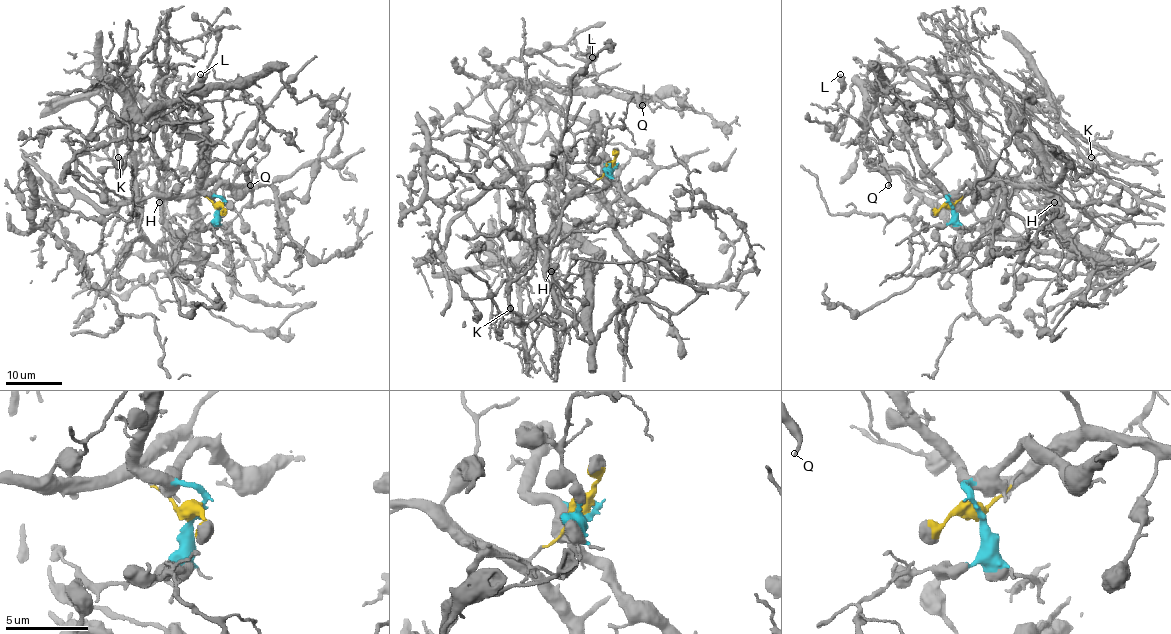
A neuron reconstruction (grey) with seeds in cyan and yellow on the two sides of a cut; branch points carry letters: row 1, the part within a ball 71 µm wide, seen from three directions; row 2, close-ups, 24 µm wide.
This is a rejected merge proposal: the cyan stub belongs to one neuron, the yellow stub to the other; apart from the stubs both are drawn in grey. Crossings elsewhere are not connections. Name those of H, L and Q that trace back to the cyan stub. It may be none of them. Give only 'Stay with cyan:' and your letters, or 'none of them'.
Stay with cyan: L, Q

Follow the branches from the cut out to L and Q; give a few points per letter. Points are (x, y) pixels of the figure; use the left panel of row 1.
L: (219, 207), (201, 189), (205, 116), (171, 102), (137, 114), (168, 107), (197, 124), (181, 95), (201, 74)
Q: (219, 207), (201, 189), (205, 116), (171, 102), (137, 114), (168, 107), (208, 160), (243, 163), (250, 186)

